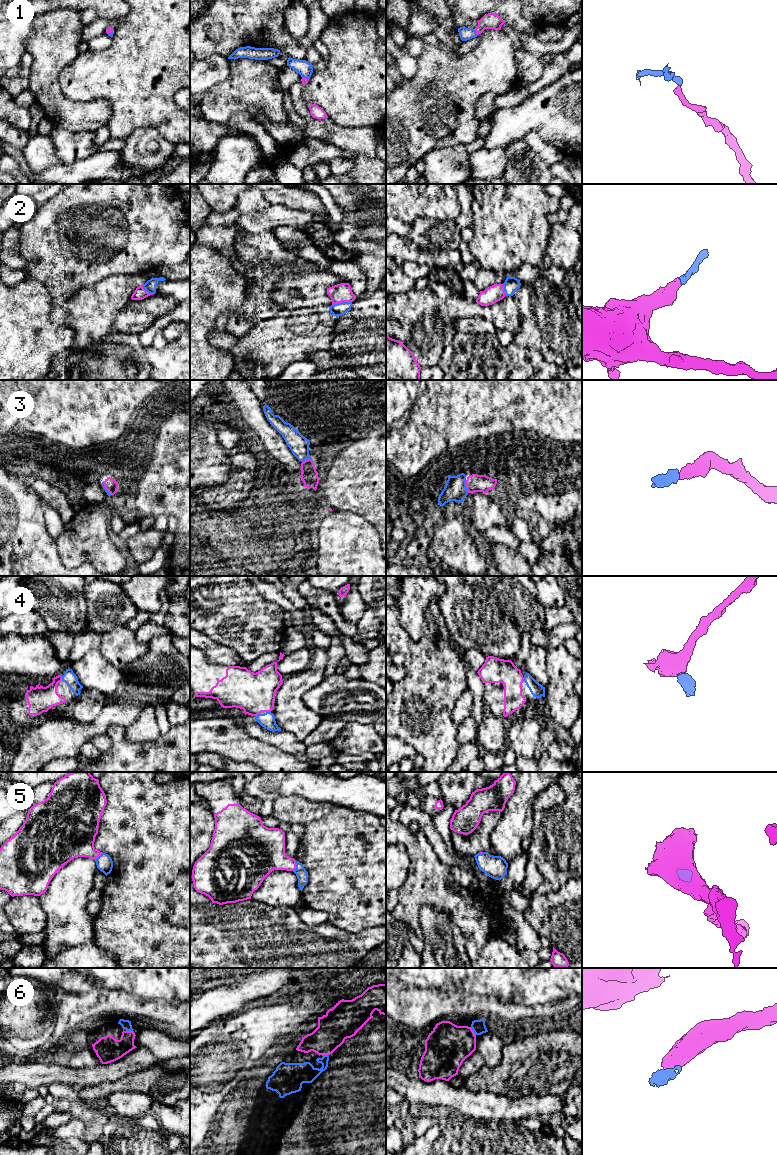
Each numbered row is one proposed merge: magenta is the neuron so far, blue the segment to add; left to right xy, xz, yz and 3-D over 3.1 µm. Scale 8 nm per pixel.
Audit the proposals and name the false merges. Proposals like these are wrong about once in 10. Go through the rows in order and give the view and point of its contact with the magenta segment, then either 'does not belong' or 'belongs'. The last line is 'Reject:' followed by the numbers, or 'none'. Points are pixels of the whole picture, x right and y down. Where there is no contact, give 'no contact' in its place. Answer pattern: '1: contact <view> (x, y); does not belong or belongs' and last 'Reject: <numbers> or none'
1: contact yz (476, 32); belongs
2: contact xz (341, 301); belongs
3: contact yz (466, 486); belongs
4: contact xz (257, 714); belongs
5: contact xz (295, 866); belongs
6: contact yz (473, 1031); belongs
Reject: none

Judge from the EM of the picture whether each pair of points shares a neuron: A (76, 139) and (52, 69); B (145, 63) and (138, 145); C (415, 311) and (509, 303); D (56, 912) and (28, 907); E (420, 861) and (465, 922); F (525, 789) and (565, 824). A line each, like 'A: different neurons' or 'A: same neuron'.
A: different neurons
B: different neurons
C: same neuron
D: different neurons
E: same neuron
F: different neurons

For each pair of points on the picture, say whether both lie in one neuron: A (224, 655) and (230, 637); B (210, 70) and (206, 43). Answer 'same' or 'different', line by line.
A: different
B: different

